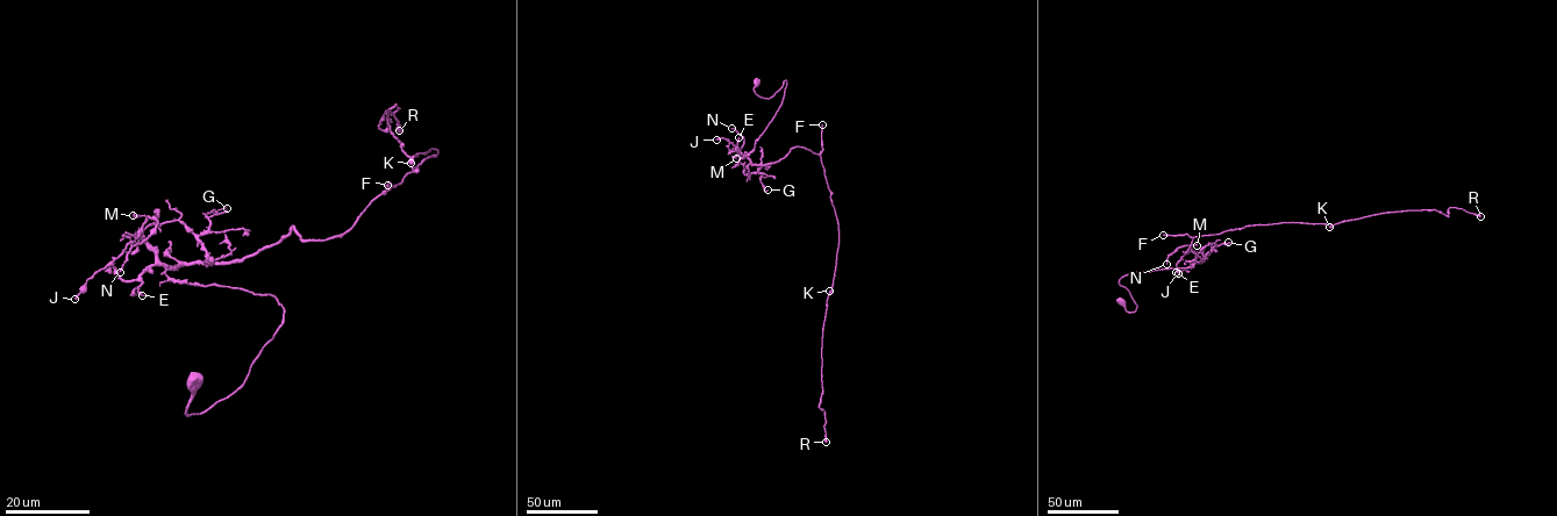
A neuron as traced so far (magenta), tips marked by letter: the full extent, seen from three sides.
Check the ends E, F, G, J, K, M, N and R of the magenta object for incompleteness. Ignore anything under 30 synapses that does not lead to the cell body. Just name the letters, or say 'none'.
F

